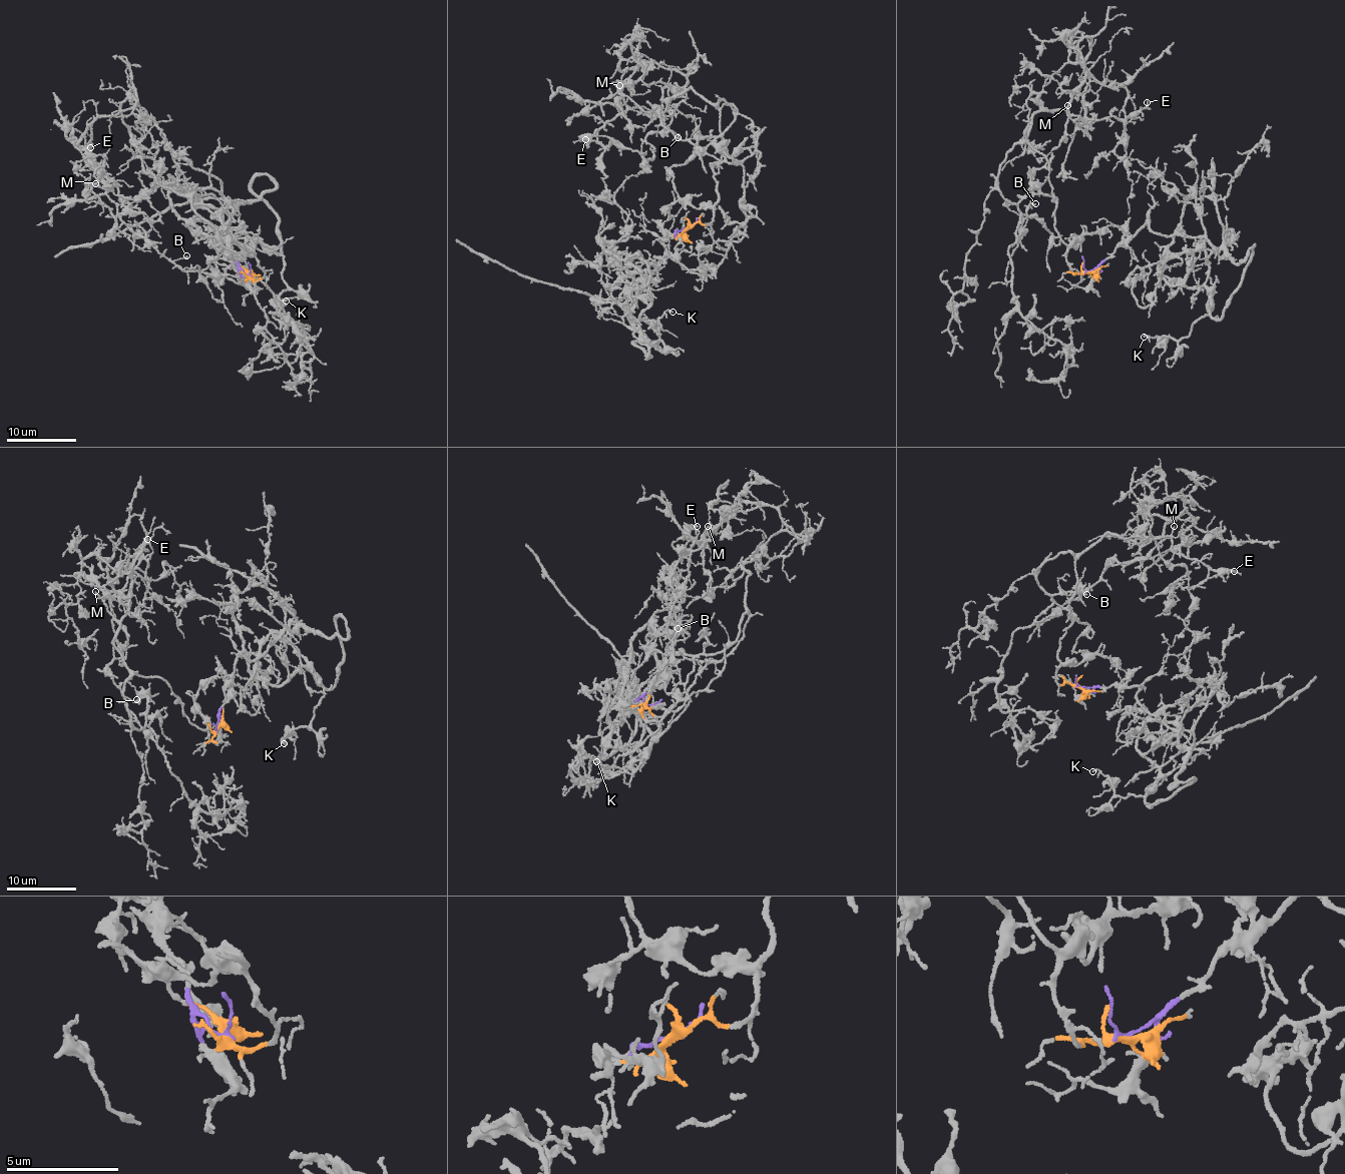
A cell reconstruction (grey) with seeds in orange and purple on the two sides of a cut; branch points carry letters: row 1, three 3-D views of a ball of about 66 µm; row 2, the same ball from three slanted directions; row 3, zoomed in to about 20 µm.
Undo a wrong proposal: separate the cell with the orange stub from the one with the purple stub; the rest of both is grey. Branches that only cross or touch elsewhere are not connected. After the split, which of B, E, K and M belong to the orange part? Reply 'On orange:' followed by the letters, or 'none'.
On orange: B, E, M

